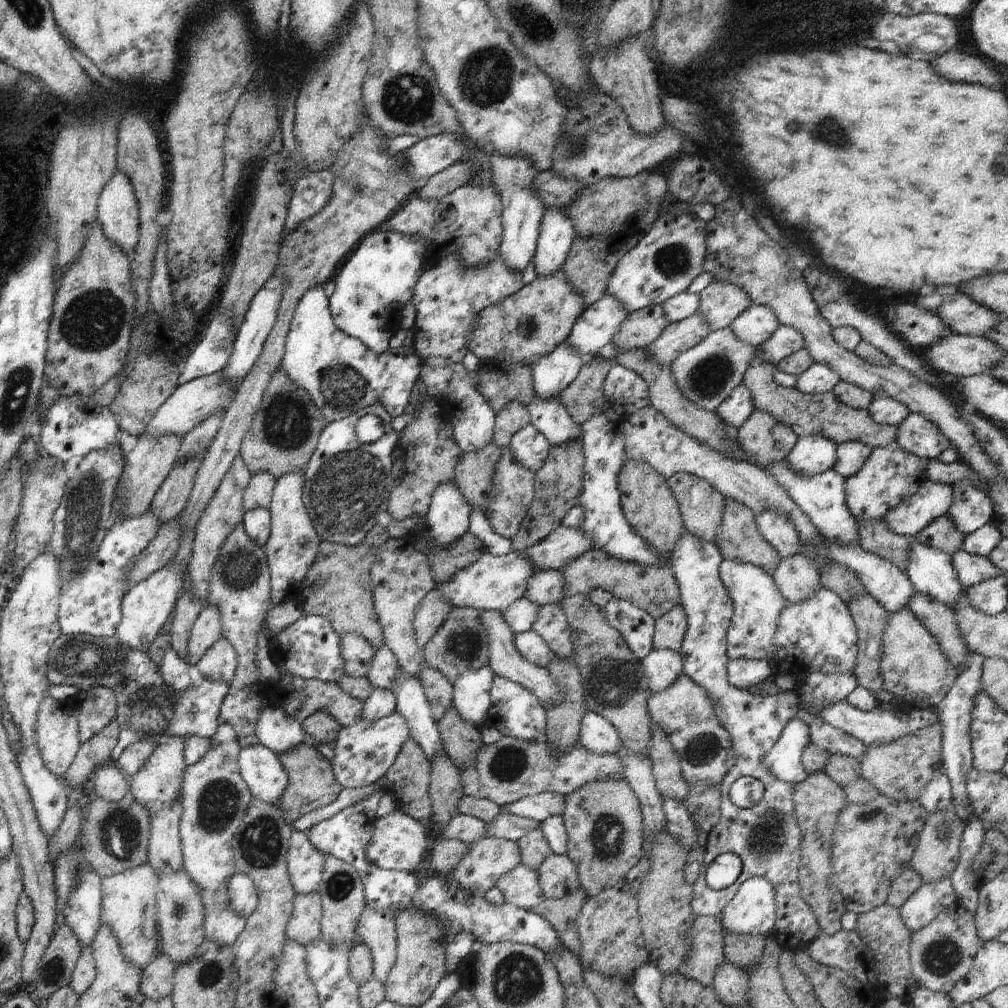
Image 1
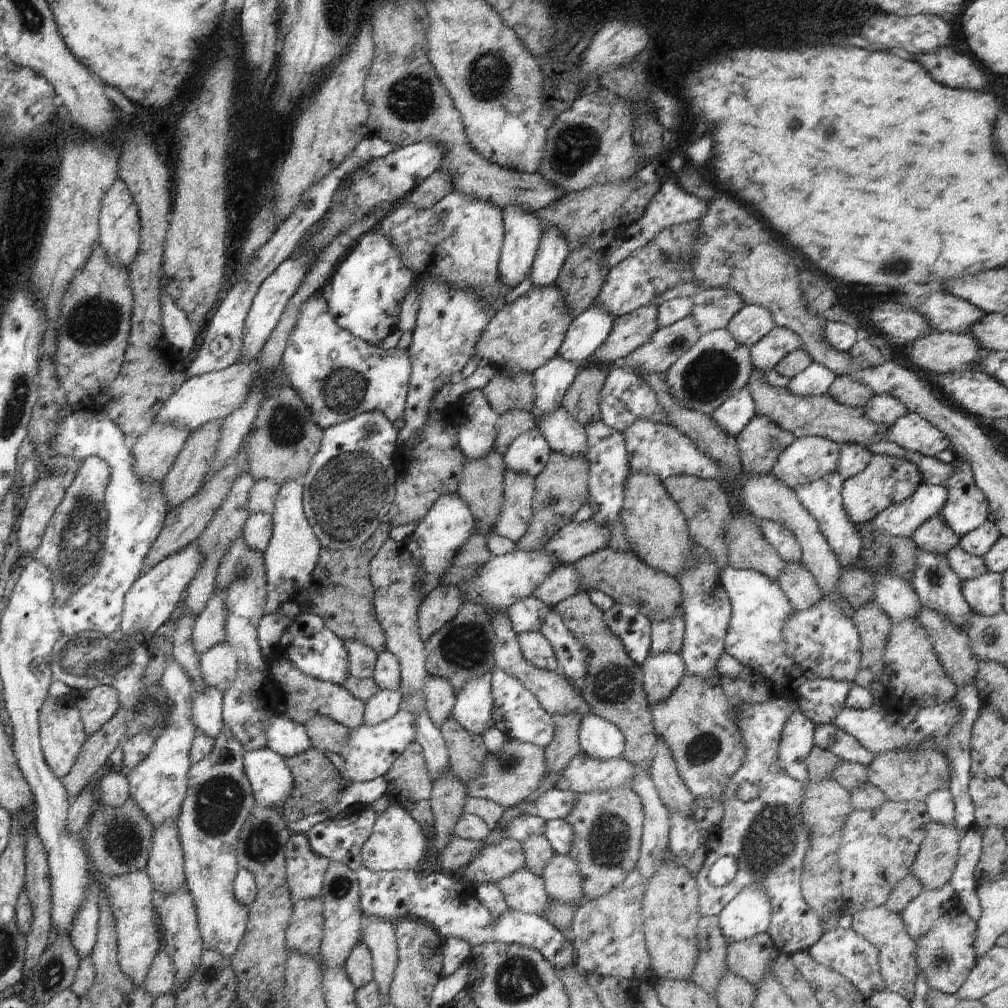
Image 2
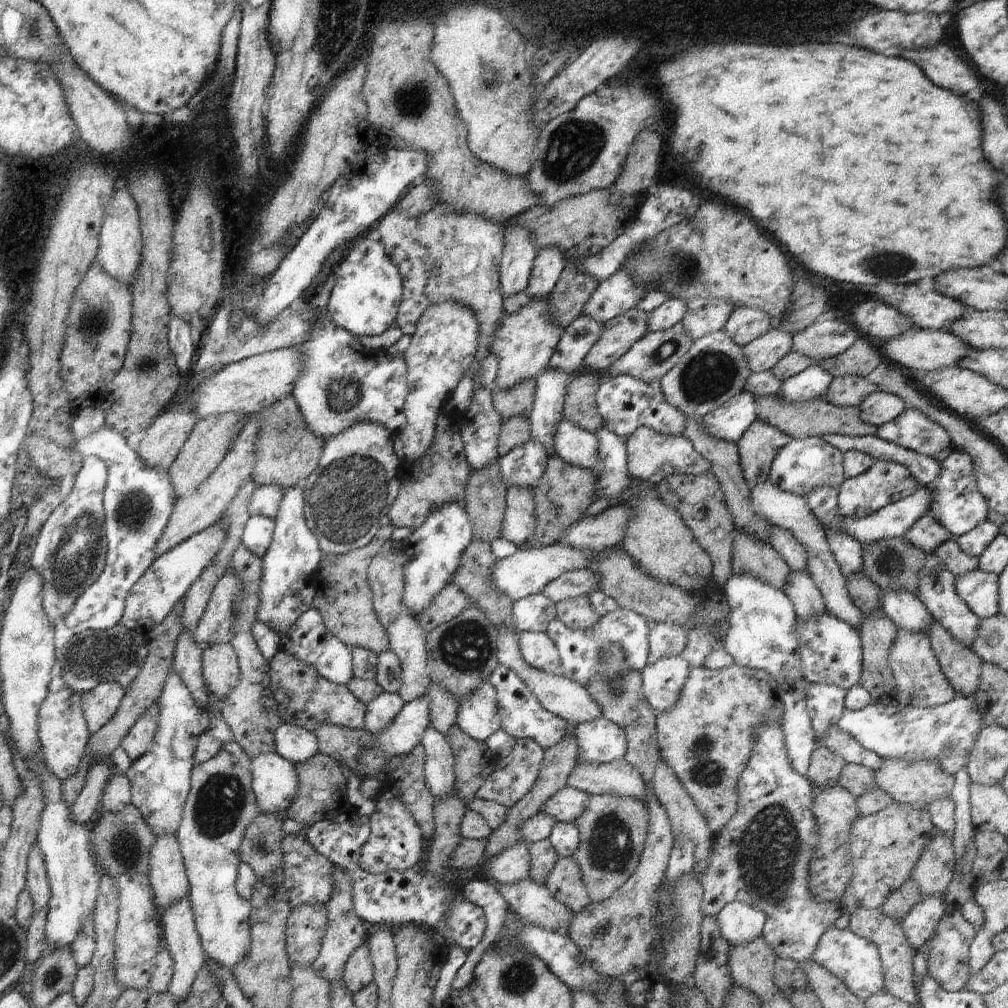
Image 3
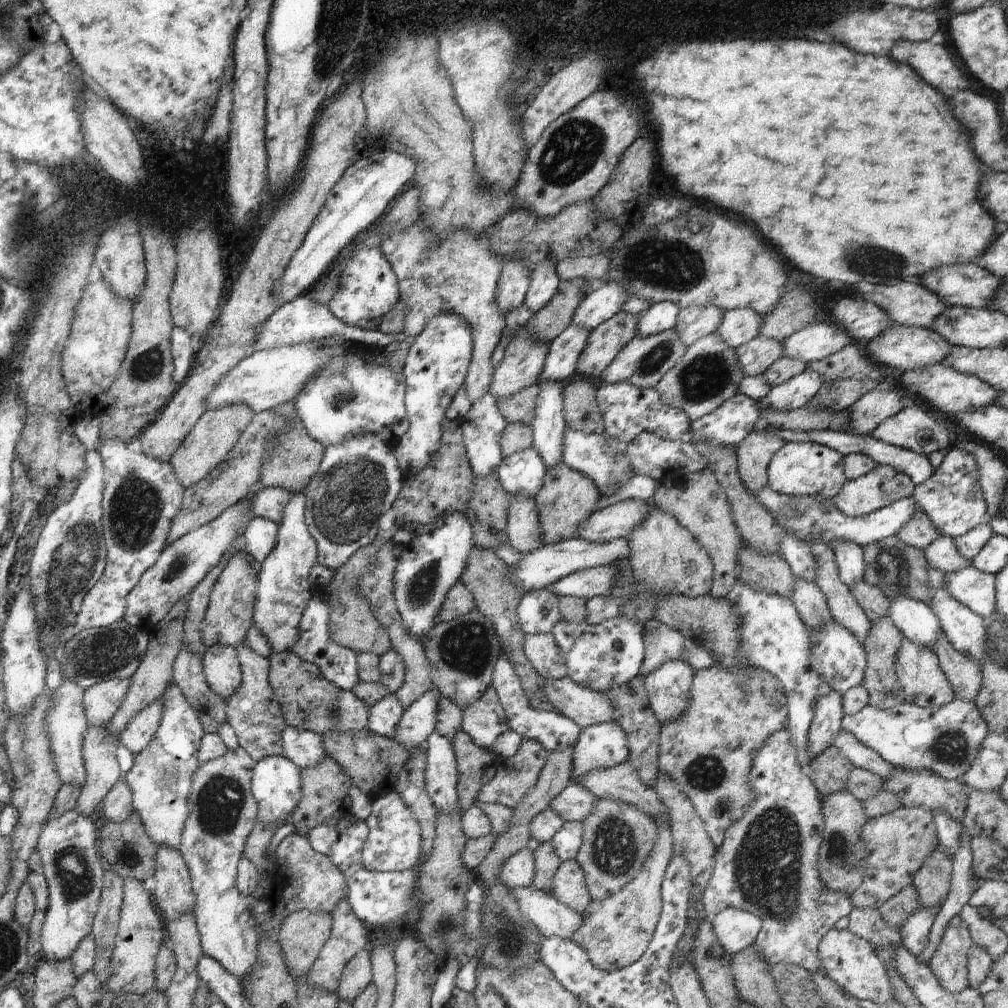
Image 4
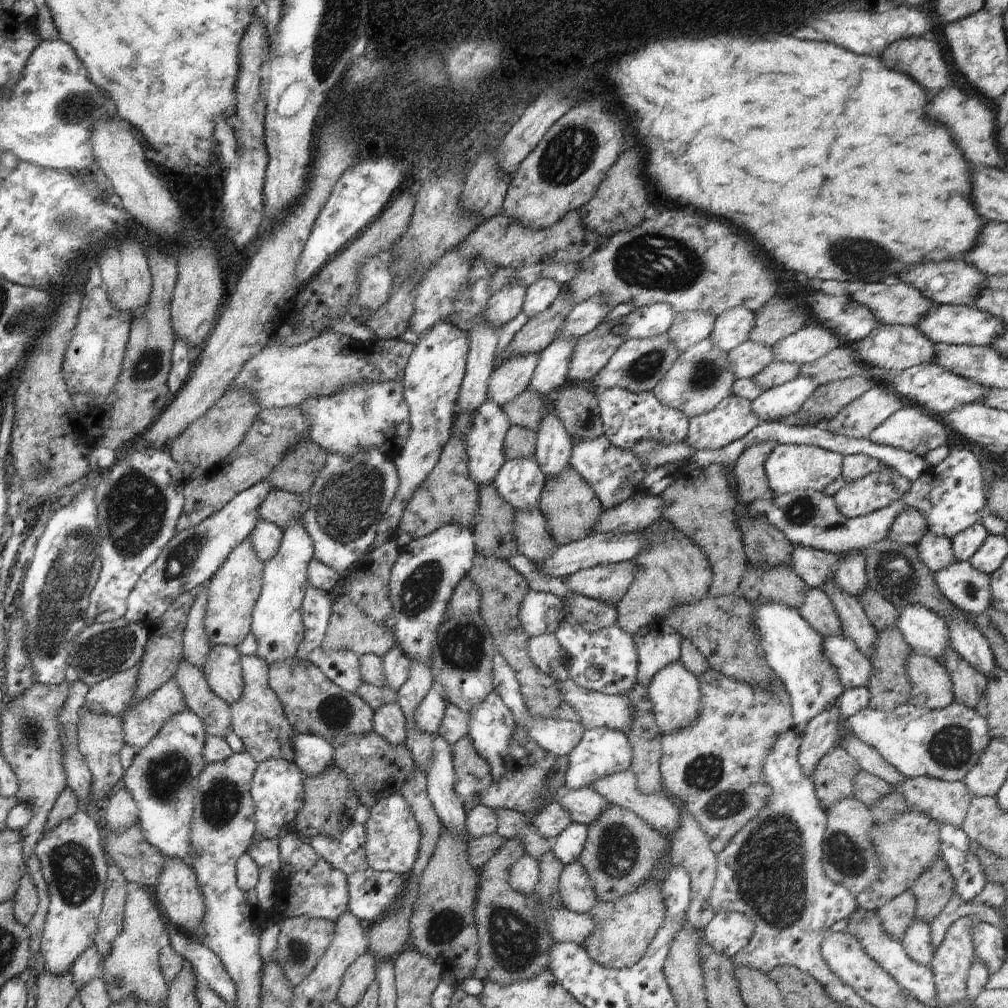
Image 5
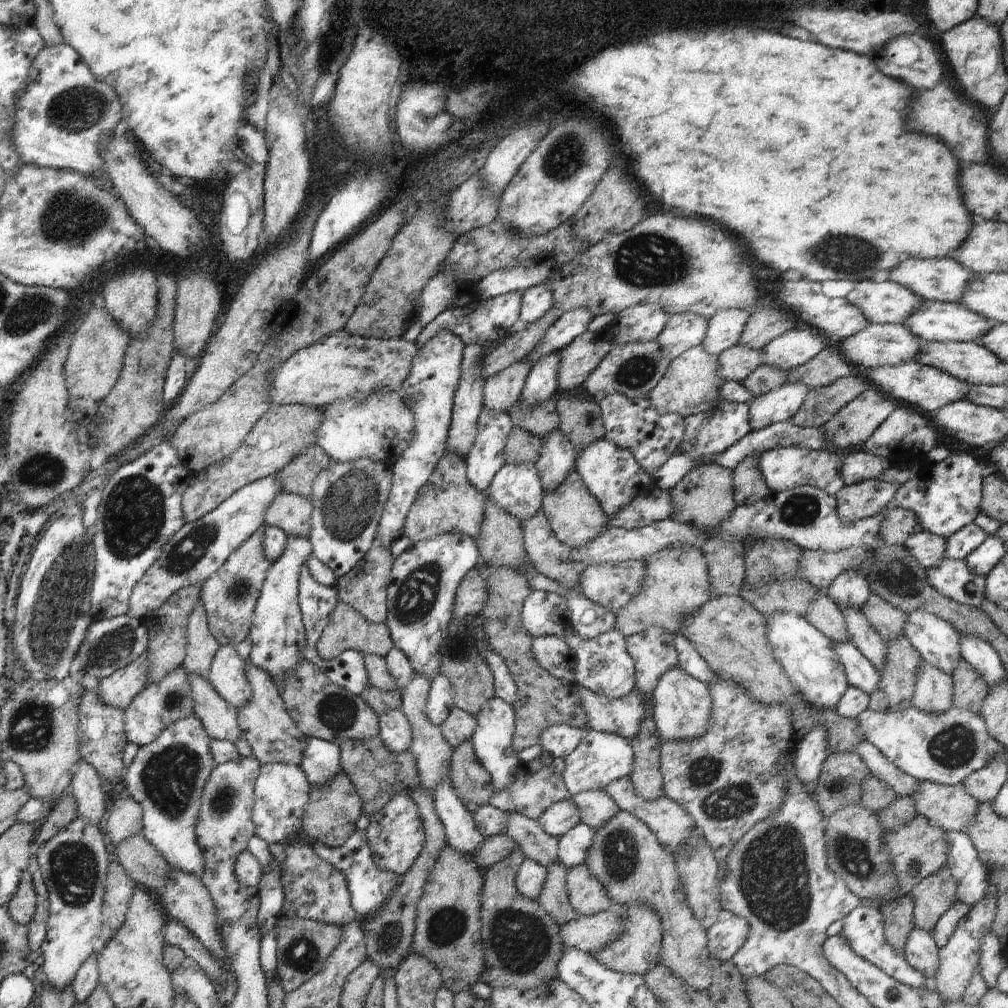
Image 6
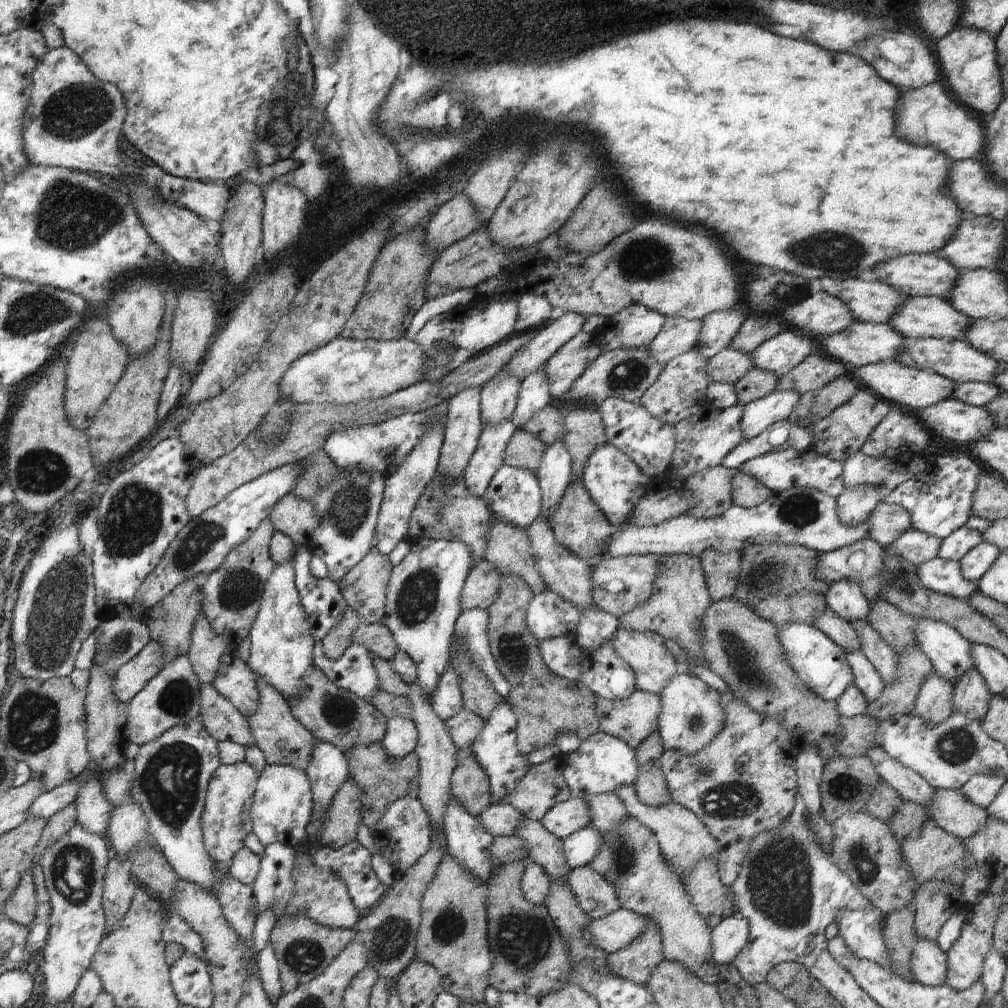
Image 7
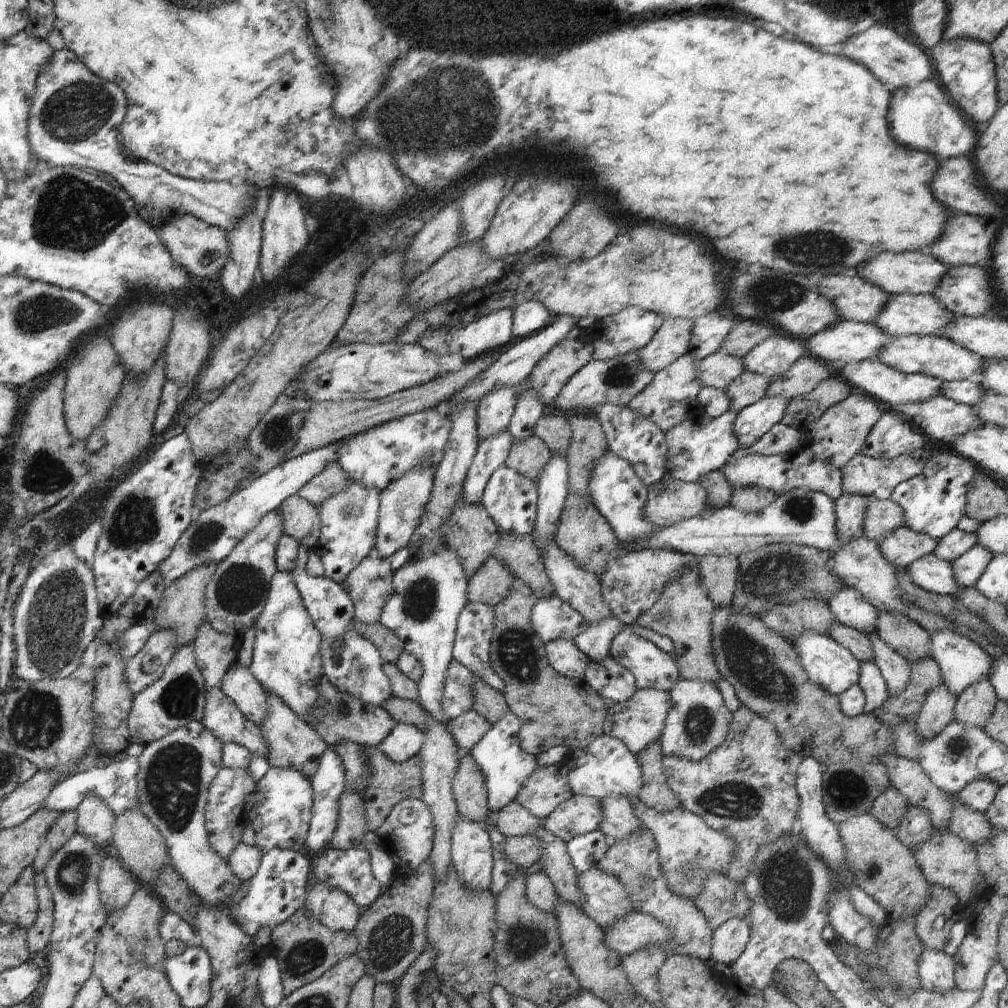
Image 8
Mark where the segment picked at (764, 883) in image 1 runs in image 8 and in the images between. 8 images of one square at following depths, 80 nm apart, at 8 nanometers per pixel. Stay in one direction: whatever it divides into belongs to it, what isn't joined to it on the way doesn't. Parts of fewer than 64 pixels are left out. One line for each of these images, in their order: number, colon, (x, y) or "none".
2: (750, 913)
3: (739, 923)
4: (736, 929)
5: (729, 932)
6: (725, 937)
7: (731, 935)
8: (729, 940)

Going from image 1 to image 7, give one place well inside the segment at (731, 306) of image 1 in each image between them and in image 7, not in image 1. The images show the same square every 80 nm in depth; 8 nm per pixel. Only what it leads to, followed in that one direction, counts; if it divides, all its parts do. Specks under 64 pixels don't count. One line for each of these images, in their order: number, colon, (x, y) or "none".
2: (713, 309)
3: (703, 316)
4: (694, 322)
5: (689, 328)
6: (684, 331)
7: (678, 335)

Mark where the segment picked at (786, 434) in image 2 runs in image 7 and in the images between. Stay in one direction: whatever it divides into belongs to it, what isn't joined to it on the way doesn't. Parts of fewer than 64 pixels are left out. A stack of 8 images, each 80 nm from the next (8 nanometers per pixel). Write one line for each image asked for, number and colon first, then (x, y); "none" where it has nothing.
3: (758, 447)
4: (754, 454)
5: (752, 484)
6: (749, 485)
7: (747, 492)

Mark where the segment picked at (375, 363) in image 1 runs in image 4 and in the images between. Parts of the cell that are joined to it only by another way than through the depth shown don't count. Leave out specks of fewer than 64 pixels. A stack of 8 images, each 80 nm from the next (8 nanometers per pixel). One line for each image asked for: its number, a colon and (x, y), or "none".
2: (338, 376)
3: (343, 382)
4: (350, 396)

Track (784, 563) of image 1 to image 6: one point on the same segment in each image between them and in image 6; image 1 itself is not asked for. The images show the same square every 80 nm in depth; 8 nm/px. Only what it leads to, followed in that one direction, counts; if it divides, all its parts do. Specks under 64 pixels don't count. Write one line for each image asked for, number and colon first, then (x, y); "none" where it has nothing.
2: (796, 581)
3: (807, 601)
4: (810, 604)
5: (817, 610)
6: (823, 613)

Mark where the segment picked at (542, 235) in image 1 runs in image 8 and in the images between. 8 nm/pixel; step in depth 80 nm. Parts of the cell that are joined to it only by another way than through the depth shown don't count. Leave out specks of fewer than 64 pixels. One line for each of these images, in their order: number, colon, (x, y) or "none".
2: (552, 251)
3: (549, 263)
4: (544, 281)
5: (541, 294)
6: (537, 300)
7: (534, 311)
8: (529, 317)

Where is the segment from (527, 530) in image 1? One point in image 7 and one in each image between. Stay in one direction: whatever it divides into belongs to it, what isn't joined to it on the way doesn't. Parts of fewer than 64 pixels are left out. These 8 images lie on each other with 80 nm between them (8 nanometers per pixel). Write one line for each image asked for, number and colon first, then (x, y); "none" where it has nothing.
2: (561, 488)
3: (564, 493)
4: (567, 497)
5: (569, 506)
6: (576, 517)
7: (578, 524)

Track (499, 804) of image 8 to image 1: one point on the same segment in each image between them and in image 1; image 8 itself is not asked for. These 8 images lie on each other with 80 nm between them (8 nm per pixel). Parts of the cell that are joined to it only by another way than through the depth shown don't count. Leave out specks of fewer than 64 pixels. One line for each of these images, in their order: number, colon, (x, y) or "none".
1: (471, 697)
2: (473, 709)
3: (478, 716)
4: (485, 720)
5: (490, 725)
6: (492, 740)
7: (495, 749)

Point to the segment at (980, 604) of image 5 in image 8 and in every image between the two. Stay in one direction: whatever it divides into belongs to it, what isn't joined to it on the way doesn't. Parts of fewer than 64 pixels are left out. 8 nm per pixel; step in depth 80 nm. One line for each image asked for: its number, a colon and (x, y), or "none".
6: (952, 578)
7: (945, 577)
8: (932, 574)

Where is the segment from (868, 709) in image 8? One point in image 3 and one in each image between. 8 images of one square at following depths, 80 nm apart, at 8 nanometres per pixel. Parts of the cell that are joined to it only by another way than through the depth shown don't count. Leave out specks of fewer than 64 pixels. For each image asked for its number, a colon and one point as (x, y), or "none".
3: (830, 651)
4: (836, 656)
5: (854, 670)
6: (860, 672)
7: (864, 676)

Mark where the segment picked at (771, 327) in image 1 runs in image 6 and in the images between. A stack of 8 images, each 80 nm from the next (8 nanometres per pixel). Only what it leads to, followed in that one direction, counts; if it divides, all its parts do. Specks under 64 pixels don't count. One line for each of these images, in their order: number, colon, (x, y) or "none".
2: (752, 323)
3: (745, 324)
4: (739, 326)
5: (732, 327)
6: (725, 328)

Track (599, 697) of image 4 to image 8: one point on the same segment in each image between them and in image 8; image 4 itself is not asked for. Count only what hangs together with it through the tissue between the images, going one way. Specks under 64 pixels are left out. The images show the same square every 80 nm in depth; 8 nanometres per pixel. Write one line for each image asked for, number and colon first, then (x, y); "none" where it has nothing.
5: (595, 710)
6: (622, 716)
7: (633, 719)
8: (639, 721)

